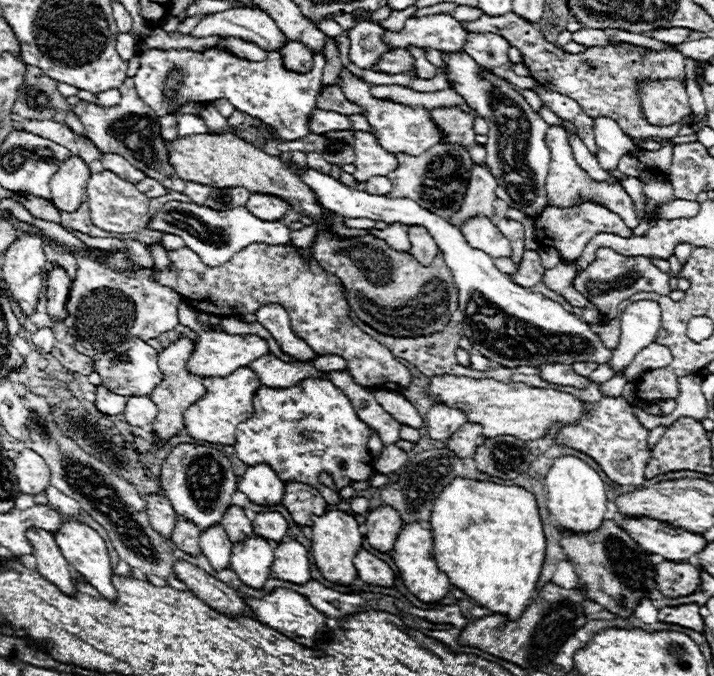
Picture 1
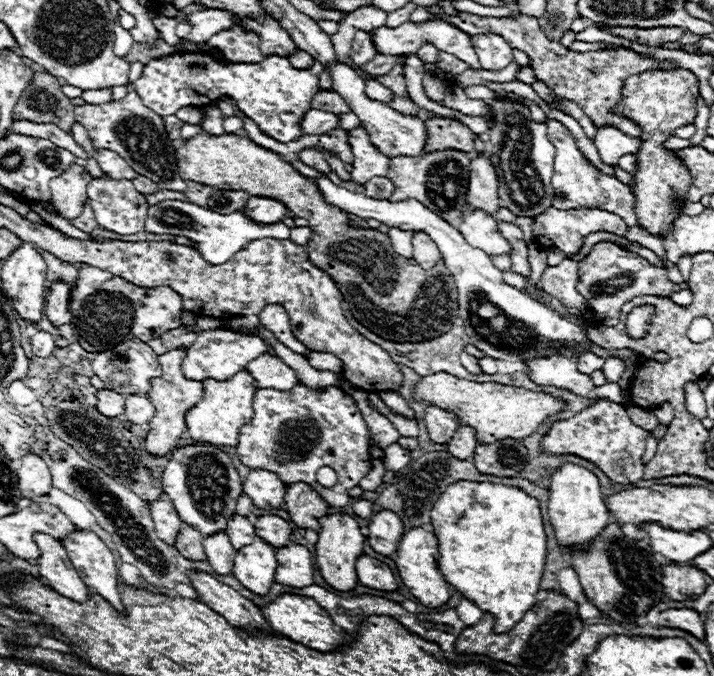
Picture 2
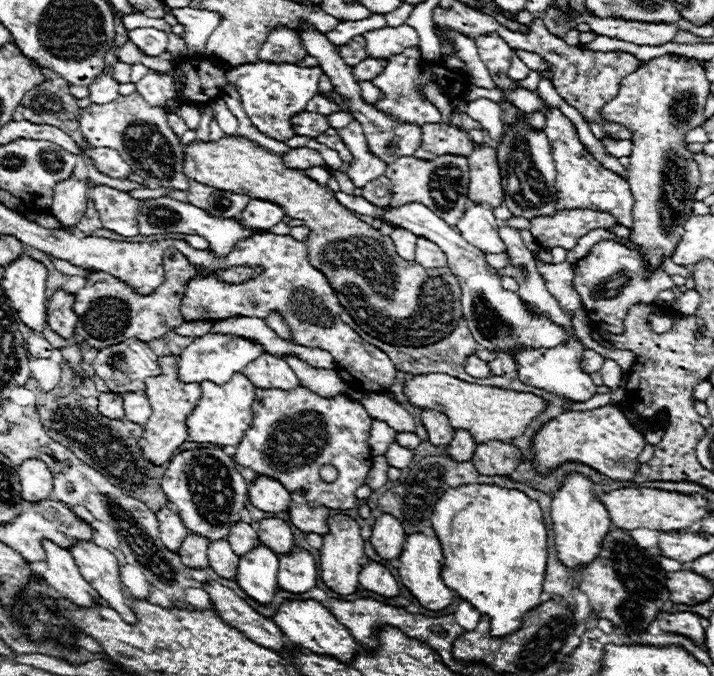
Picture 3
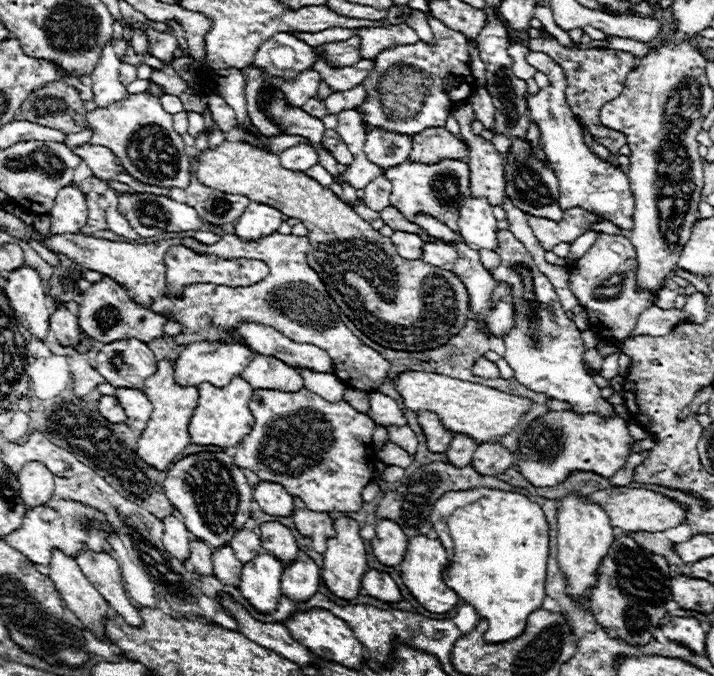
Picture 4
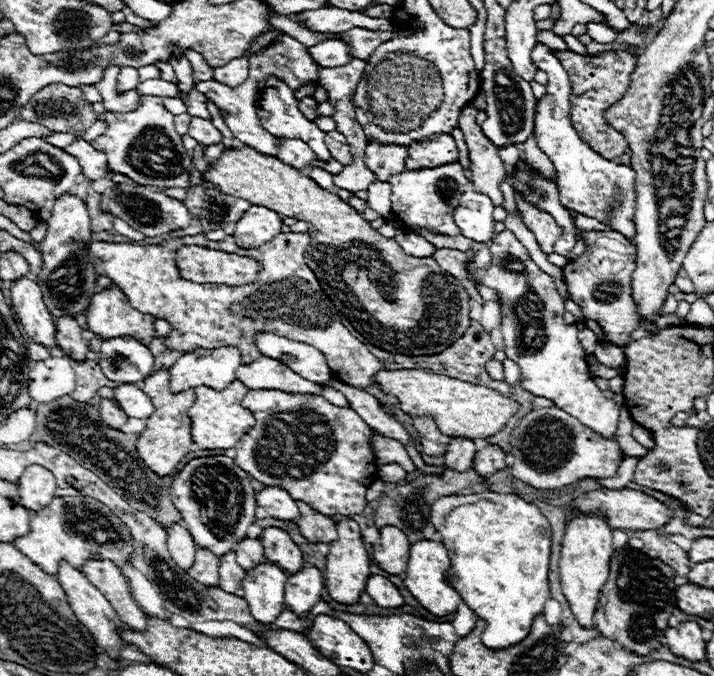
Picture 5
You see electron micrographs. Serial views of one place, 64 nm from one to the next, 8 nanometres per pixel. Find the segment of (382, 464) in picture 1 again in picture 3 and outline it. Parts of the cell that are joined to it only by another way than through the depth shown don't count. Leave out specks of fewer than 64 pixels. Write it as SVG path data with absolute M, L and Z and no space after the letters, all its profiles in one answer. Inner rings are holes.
M396 442L386 450L384 456L388 460L388 466L392 466L392 468L406 468L412 462L412 450L402 448Z

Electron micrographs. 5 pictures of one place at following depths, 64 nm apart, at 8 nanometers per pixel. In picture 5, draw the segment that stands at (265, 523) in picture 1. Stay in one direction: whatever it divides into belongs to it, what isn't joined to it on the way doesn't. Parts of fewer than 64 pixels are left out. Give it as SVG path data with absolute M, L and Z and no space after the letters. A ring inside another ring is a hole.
M268 526L262 530L262 546L264 546L264 556L270 556L270 560L278 560L286 572L296 572L302 564L302 552L300 548L292 542L286 530Z

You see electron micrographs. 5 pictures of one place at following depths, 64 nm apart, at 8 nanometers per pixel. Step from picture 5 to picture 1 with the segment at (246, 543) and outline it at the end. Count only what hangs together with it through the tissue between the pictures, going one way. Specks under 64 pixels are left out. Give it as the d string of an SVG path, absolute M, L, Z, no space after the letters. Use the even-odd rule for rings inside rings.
M234 504L222 516L222 526L224 526L224 530L232 542L242 540L242 536L246 536L246 532L254 532L252 522L246 518L244 510L234 506Z

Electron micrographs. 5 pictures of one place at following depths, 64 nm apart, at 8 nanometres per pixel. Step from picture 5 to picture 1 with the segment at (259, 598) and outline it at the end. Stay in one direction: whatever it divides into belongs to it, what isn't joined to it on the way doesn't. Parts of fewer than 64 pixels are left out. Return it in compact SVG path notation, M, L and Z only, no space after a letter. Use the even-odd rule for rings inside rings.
M250 536L242 542L236 542L230 552L230 568L238 574L238 578L252 586L262 588L274 562L272 546L262 536Z

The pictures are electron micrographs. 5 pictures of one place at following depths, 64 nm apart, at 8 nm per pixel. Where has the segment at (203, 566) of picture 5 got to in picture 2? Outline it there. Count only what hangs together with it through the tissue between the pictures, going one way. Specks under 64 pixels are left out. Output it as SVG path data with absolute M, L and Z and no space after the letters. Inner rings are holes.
M184 524L184 526L180 528L178 536L176 536L176 548L178 548L188 560L202 560L202 558L204 558L202 542L204 542L204 536L202 536L196 528L192 528L192 526L188 526L188 524Z

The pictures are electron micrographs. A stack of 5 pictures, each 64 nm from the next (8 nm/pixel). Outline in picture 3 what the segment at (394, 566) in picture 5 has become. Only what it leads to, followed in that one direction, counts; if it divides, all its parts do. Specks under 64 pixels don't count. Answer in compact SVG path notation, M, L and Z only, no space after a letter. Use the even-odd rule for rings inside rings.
M380 514L376 518L372 526L370 544L374 546L378 556L382 556L384 560L398 558L402 552L404 540L406 540L406 532L398 518L394 518L392 514Z

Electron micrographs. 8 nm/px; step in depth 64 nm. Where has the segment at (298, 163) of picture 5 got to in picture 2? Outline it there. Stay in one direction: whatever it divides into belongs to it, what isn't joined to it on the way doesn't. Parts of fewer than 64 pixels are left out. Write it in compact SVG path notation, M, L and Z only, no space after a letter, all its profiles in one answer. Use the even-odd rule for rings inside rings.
M302 150L302 152L298 152L298 158L304 164L308 164L310 168L314 168L314 170L318 170L322 174L328 174L330 172L330 164L326 162L324 154L318 152L318 150Z

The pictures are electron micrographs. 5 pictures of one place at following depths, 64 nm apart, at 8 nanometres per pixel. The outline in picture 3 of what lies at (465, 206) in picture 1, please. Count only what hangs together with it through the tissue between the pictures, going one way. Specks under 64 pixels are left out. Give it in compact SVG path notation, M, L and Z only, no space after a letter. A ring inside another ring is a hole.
M476 146L468 160L470 160L468 198L476 204L498 208L502 204L502 178L498 174L494 148Z

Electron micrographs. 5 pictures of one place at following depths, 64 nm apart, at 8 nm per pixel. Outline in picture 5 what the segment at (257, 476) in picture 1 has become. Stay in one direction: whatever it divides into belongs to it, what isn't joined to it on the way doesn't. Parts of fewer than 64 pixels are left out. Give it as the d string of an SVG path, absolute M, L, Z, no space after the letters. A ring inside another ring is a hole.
M264 486L260 492L256 492L256 504L278 520L294 522L298 518L296 500L280 486Z

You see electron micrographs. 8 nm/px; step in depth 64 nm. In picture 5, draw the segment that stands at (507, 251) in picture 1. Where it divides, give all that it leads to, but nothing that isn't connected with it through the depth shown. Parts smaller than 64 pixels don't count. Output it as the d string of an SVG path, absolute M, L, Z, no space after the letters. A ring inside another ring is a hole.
M464 192L462 200L454 212L454 222L460 228L460 234L468 240L490 244L494 236L494 218L492 218L494 204L488 196L478 192Z

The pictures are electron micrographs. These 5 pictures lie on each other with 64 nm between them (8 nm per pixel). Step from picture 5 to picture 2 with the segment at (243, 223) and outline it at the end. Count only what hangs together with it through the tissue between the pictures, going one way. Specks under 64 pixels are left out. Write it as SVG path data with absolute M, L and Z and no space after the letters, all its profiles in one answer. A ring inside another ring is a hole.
M250 196L244 212L258 220L260 224L274 224L274 222L280 222L286 214L288 214L288 208L278 202L278 200L272 200L272 198L264 198L264 196Z

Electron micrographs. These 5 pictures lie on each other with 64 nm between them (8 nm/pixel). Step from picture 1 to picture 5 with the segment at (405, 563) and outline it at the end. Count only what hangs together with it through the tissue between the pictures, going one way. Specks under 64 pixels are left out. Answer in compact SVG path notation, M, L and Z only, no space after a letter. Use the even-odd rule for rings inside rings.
M418 540L418 542L410 544L410 556L408 556L408 564L406 564L406 570L404 570L404 584L410 590L410 594L428 612L432 612L436 616L452 614L462 604L462 596L446 580L446 570L448 568L450 568L450 558L448 558L448 550L444 548L442 542Z

